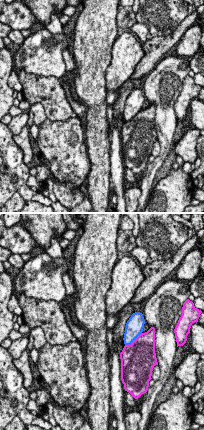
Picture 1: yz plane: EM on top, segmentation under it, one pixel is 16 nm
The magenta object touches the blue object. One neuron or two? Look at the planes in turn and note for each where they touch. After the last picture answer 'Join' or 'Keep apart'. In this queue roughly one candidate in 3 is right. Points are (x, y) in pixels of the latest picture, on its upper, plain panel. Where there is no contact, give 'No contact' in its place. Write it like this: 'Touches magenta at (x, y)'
Touches magenta at (133, 117)

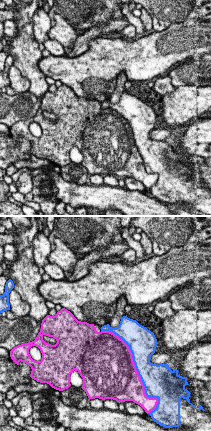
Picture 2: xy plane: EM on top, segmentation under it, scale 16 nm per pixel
Touches magenta at (136, 146)

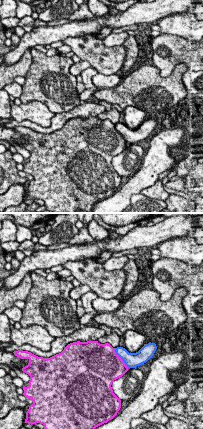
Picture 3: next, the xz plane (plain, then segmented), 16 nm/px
Touches magenta at (120, 134)

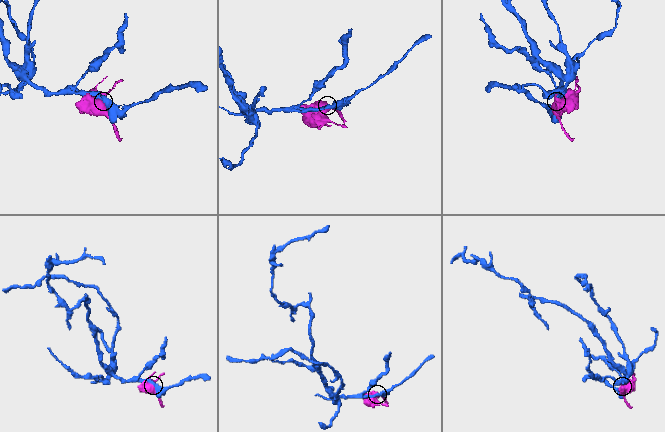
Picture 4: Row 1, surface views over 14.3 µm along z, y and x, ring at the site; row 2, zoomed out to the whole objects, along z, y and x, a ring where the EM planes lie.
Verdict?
Keep apart

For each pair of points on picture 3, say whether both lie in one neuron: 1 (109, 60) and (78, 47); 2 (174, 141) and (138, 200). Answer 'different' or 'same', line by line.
1: same
2: different

